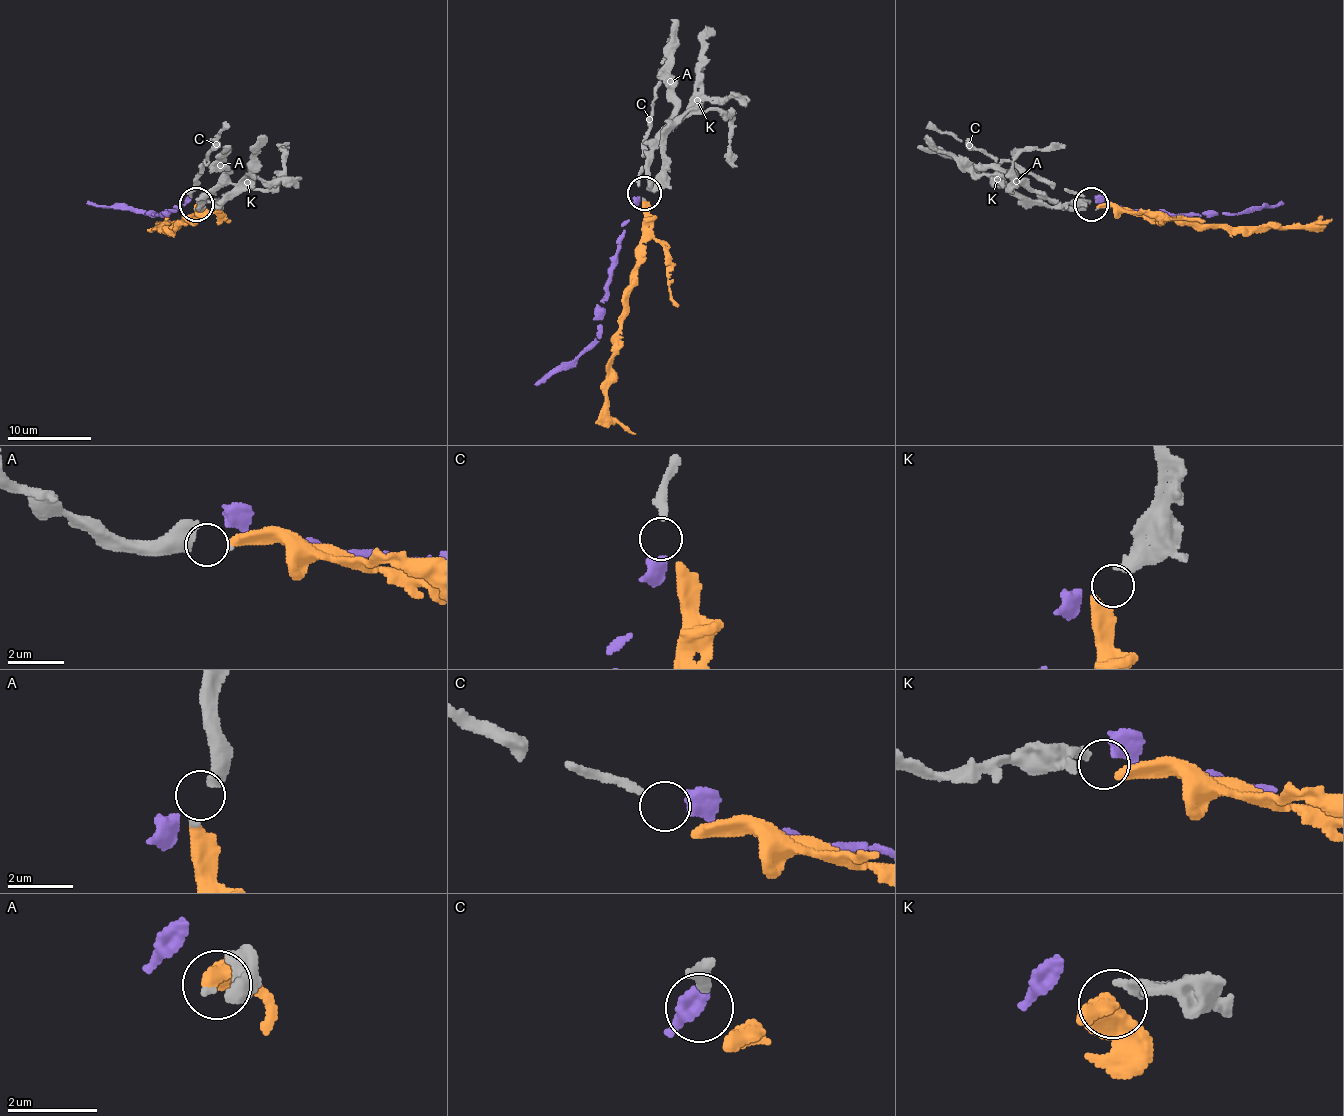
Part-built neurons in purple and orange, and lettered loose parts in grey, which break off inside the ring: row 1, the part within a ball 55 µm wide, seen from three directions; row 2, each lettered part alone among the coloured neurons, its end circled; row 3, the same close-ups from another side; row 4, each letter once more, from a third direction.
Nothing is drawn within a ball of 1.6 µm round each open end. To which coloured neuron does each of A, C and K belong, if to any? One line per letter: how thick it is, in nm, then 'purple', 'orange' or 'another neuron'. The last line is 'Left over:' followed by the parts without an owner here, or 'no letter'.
A: 650 nm | orange
C: 260 nm | another neuron
K: 320 nm | another neuron
Left over: C, K

